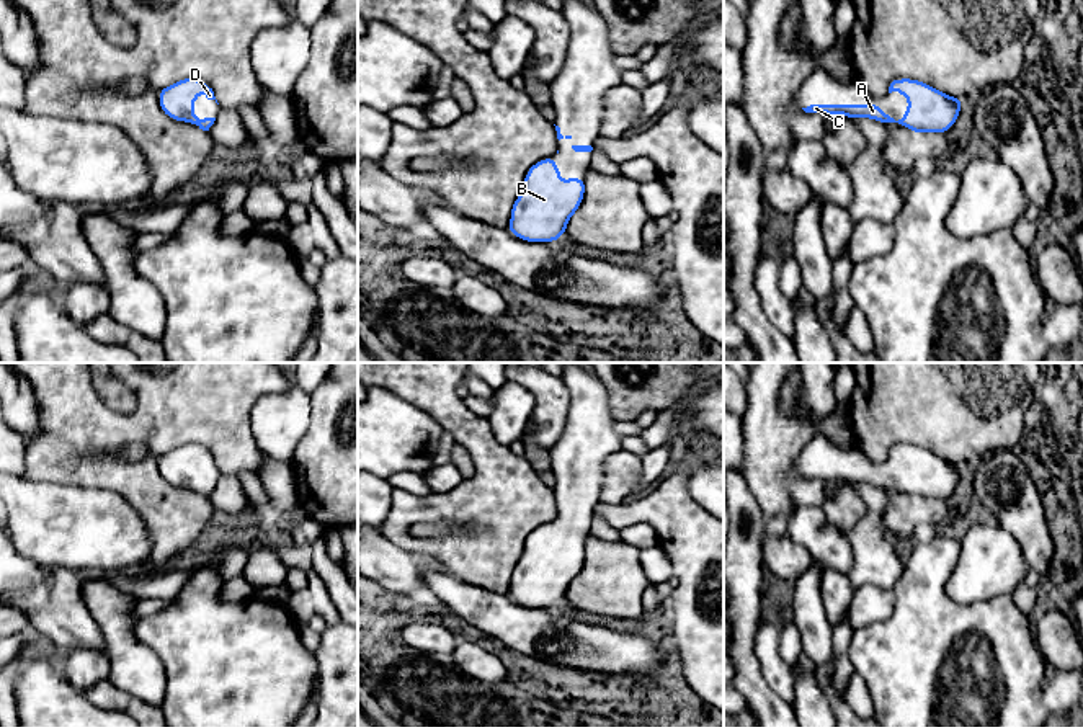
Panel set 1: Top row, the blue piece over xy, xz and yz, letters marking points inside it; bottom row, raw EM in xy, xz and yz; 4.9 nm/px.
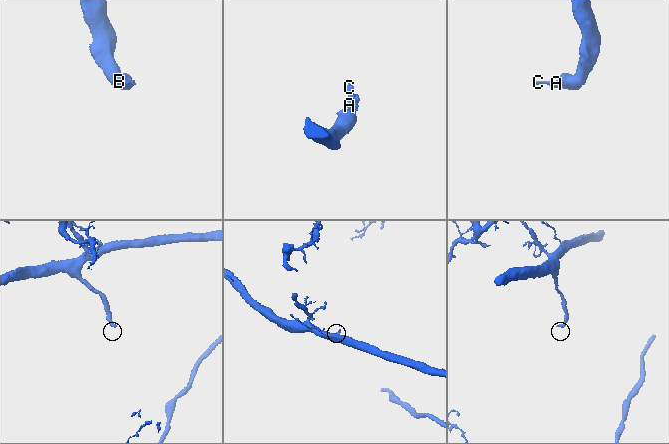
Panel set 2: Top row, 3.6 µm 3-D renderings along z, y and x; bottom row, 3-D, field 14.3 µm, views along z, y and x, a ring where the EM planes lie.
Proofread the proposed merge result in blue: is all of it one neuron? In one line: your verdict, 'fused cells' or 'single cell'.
single cell

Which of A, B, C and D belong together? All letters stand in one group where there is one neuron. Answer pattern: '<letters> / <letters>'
A B C D

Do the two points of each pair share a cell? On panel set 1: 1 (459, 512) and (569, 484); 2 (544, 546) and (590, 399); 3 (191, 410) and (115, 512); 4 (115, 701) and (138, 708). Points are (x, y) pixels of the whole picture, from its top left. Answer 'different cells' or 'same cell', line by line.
1: different cells
2: same cell
3: different cells
4: same cell

